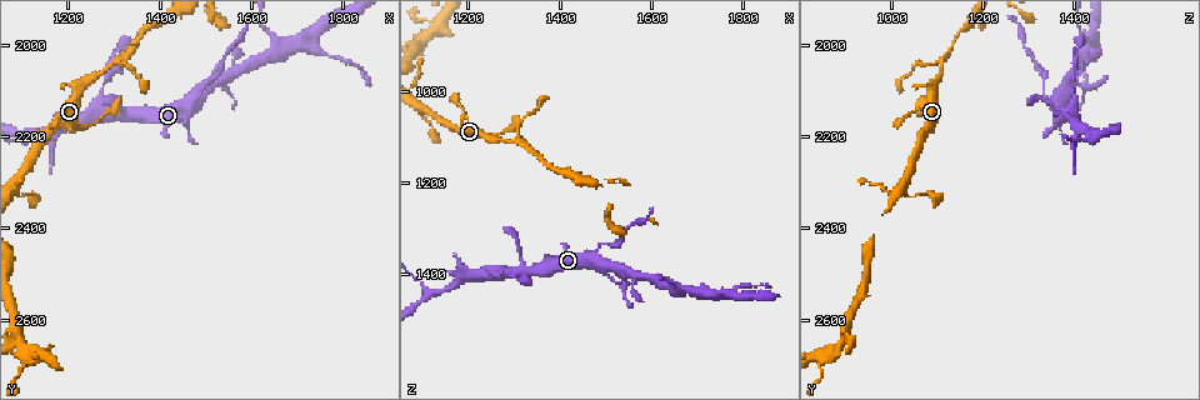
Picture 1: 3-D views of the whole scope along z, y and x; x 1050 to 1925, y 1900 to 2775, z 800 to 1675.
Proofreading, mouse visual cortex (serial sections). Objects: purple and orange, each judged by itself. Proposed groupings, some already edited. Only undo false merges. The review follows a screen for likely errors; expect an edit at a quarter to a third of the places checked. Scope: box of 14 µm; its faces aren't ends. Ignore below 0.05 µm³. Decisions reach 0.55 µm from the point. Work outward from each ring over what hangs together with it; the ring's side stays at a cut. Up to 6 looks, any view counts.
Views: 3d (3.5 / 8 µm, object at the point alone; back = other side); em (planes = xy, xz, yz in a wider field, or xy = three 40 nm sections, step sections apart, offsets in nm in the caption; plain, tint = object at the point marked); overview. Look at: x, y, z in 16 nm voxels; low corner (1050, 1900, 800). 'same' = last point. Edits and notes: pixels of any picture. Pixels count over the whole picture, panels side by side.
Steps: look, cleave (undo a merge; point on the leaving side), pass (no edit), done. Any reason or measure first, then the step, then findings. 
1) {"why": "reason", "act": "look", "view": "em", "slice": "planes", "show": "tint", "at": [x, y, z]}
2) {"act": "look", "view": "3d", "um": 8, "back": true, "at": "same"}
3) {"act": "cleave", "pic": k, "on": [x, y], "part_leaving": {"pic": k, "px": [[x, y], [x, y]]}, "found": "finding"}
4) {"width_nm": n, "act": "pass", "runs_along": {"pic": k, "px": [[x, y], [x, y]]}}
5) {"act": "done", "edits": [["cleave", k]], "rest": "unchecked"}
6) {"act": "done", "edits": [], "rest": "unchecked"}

{"why": "three arms meet", "act": "look", "view": "3d", "um": 3.5, "at": [1105, 2195, 1445]}

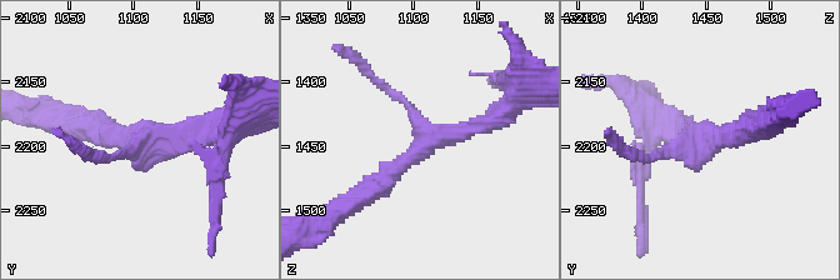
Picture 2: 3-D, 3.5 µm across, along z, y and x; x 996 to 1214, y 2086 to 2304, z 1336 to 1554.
{"act": "look", "view": "em", "slice": "xy", "step": 5, "show": "tint", "at": [1110, 2196, 1442]}

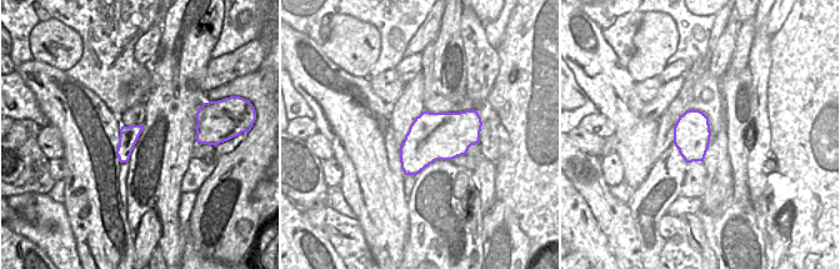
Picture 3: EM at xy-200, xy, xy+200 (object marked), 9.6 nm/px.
{"width_nm": 460, "act": "pass", "runs_along": {"pic": 2, "px": [[505, 113], [428, 135], [370, 189]]}, "found": "one cell here"}

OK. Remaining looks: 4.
{"act": "look", "view": "3d", "um": 3.5, "at": [1300, 2020, 1410]}

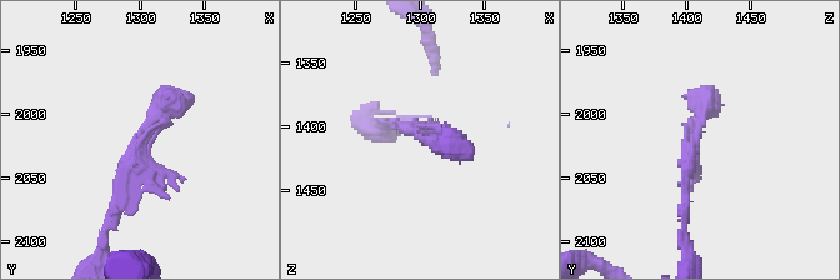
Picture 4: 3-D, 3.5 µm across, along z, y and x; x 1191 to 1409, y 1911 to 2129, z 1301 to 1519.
{"act": "pass", "found": "continuous, no second cell"}

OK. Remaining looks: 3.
{"why": "side arm on a straight run", "act": "look", "view": "3d", "um": 3.5, "at": [1315, 2035, 1115]}

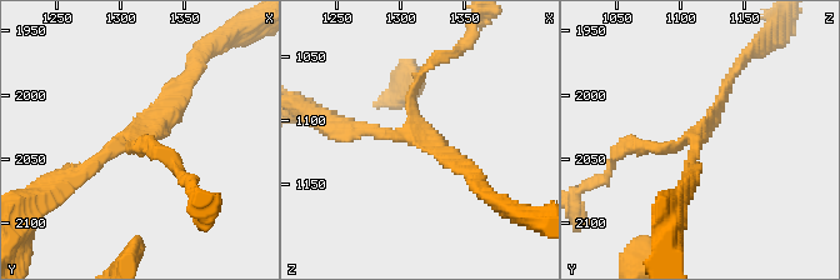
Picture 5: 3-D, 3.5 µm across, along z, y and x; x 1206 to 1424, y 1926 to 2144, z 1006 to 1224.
{"act": "look", "view": "em", "slice": "planes", "show": "plain", "at": [1308, 2034, 1112]}

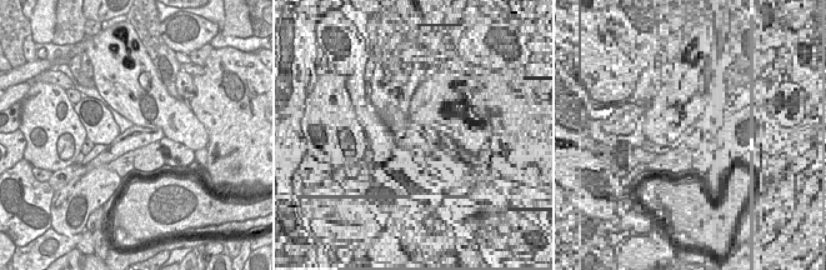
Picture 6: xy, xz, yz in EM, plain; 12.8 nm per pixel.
{"why": "where the object lies", "act": "look", "view": "em", "slice": "planes", "show": "tint", "at": "same"}

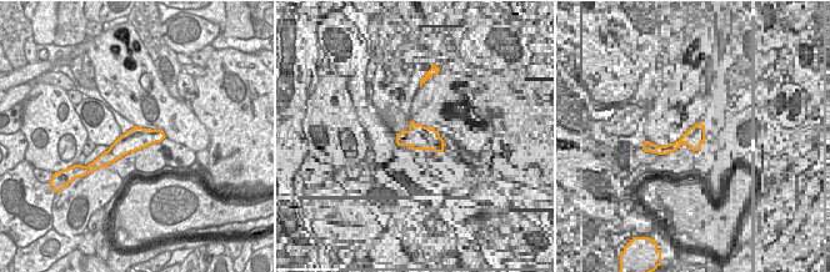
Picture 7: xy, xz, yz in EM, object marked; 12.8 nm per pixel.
{"arm_widths_nm": [150, 150, 200], "act": "pass", "runs_along": {"pic": 5, "px": [[60, 180], [148, 134], [183, 84]]}, "found": "one cell here"}

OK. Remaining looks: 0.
{"act": "done", "edits": [], "rest": "unchecked"}

